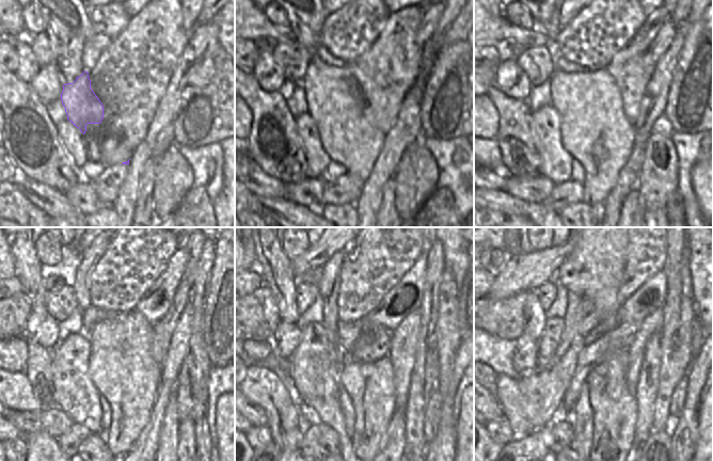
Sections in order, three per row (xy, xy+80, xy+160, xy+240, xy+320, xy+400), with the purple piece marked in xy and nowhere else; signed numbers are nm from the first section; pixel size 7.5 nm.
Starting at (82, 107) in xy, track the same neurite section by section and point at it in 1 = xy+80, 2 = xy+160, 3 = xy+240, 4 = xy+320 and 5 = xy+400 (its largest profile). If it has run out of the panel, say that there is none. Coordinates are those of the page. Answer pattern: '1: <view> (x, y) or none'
1: xy+80 (335, 102)
2: xy+160 (593, 128)
3: xy+240 (121, 365)
4: xy+320 (370, 385)
5: xy+400 (615, 419)

